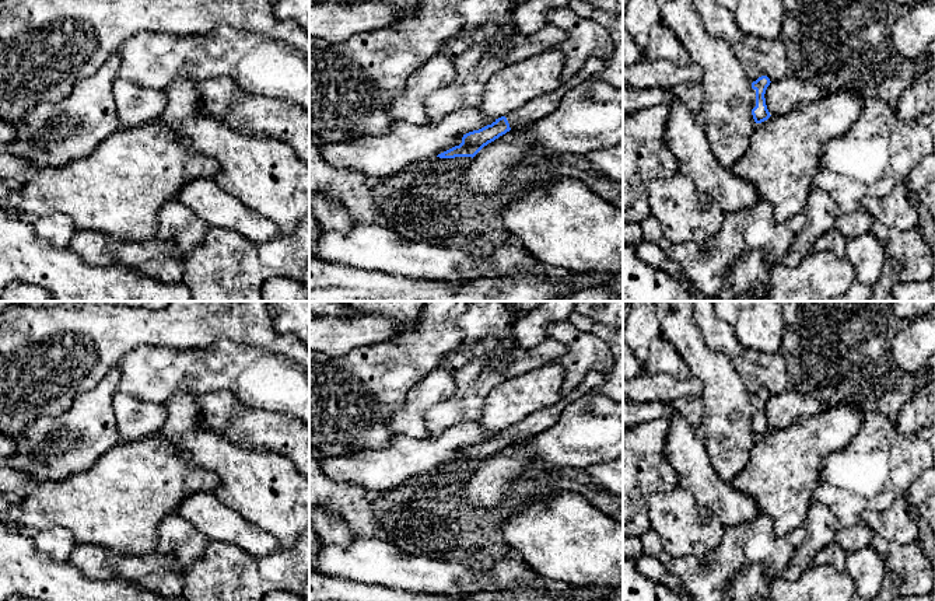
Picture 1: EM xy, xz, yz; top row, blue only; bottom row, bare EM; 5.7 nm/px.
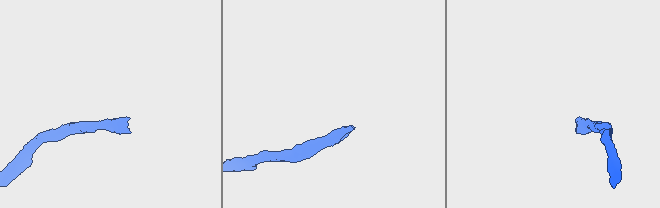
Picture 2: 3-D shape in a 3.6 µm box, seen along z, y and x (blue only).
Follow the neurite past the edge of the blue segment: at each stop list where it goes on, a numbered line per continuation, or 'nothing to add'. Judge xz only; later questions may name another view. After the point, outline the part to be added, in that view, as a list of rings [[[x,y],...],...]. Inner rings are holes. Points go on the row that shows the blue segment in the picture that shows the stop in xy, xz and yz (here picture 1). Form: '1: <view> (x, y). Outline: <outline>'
1: xz (540, 107). Outline: [[[592,59],[582,67],[581,71],[578,71],[568,81],[563,83],[557,90],[537,97],[529,101],[522,108],[507,113],[505,118],[509,123],[509,127],[514,129],[521,126],[529,126],[532,122],[543,119],[560,105],[561,98],[571,88],[577,87],[579,83],[593,80],[595,76],[603,69],[603,66],[603,60]]]

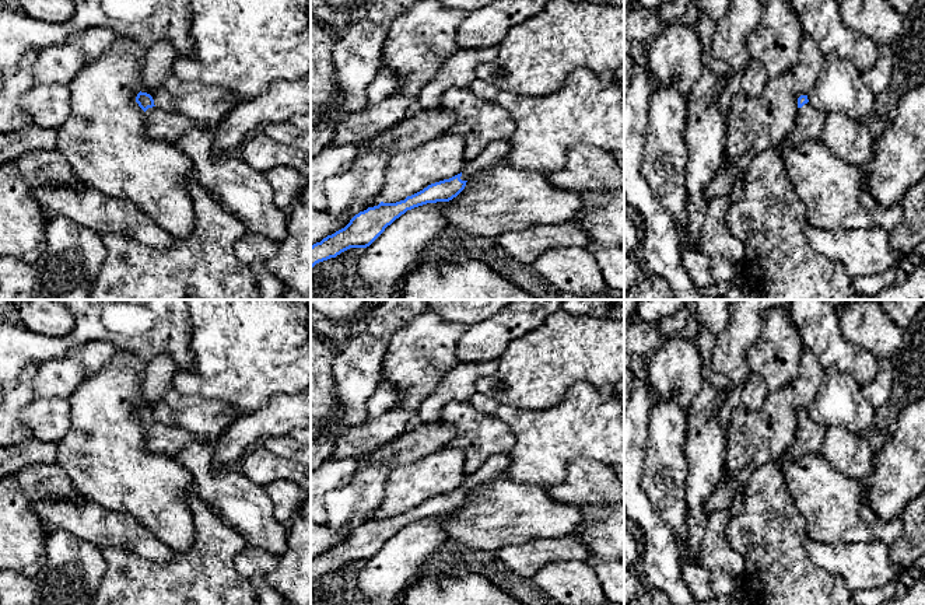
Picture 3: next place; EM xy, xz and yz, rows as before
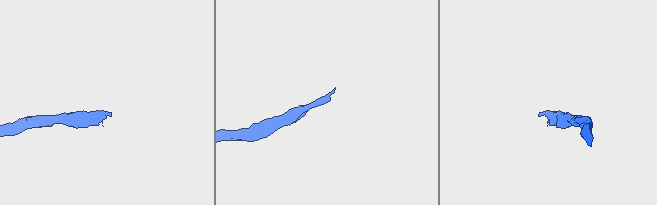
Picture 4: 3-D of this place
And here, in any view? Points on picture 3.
1: xz (494, 154). Outline: [[[498,140],[488,143],[484,150],[473,160],[466,162],[462,171],[462,181],[469,181],[481,171],[507,164],[509,153],[509,140]]]

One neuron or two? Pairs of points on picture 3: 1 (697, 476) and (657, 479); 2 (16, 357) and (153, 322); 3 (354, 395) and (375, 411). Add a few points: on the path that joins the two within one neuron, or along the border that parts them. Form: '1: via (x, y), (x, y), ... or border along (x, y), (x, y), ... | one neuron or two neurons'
1: border along (682, 446), (687, 467), (687, 511) | two neurons
2: via (49, 348), (70, 343), (94, 322), (119, 322) | one neuron
3: border along (379, 374), (378, 384), (365, 402), (367, 418) | two neurons

